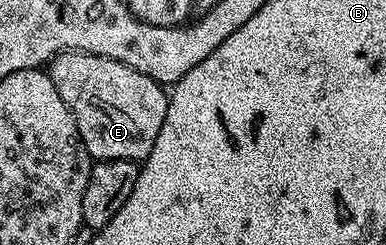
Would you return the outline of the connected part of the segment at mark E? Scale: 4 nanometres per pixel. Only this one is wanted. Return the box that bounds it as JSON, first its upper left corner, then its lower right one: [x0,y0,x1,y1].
[47,51,169,161]

